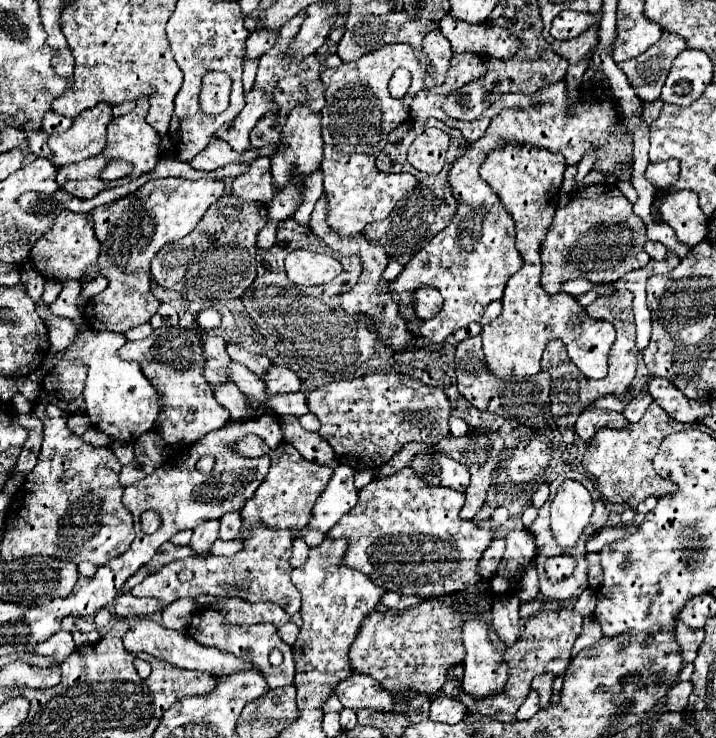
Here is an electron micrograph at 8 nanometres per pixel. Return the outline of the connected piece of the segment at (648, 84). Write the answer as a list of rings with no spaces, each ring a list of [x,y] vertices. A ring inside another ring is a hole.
[[[665,30],[663,36],[659,38],[659,42],[653,44],[647,52],[643,52],[641,56],[637,56],[633,60],[619,62],[617,66],[625,72],[629,84],[635,88],[637,96],[643,102],[653,102],[661,94],[669,66],[673,64],[675,56],[685,48],[687,46],[681,36]]]

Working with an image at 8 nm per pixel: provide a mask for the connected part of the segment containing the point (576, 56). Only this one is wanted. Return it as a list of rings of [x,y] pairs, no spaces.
[[[545,24],[545,38],[549,40],[549,44],[553,44],[553,50],[559,56],[563,56],[569,64],[577,64],[577,62],[585,60],[591,54],[593,46],[597,44],[597,28],[591,28],[591,32],[583,32],[575,40],[555,40],[549,34],[549,26],[551,24]]]

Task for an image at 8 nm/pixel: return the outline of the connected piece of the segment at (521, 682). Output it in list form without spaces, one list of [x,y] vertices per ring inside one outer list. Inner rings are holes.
[[[567,608],[555,610],[555,612],[541,610],[531,620],[527,620],[523,636],[511,648],[507,648],[509,680],[507,680],[507,686],[501,694],[483,698],[483,700],[479,700],[479,704],[475,704],[475,700],[471,700],[471,696],[461,690],[461,684],[457,686],[453,682],[447,682],[441,688],[441,692],[449,698],[461,698],[467,704],[469,712],[479,712],[479,714],[491,716],[499,722],[515,722],[515,712],[523,704],[527,694],[531,692],[531,682],[535,676],[551,672],[557,678],[557,676],[565,674],[569,660],[571,660],[571,648],[581,632],[581,626],[583,626],[583,618],[575,610],[567,610]]]

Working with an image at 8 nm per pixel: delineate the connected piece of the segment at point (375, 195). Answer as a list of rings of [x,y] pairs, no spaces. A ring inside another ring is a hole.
[[[435,28],[433,32],[427,34],[425,38],[425,46],[423,46],[423,52],[429,56],[431,64],[433,64],[433,70],[435,74],[429,76],[429,72],[419,66],[417,62],[417,56],[415,56],[415,50],[405,46],[405,44],[391,44],[391,46],[383,46],[379,48],[377,52],[369,52],[365,56],[361,56],[359,60],[355,62],[343,62],[337,70],[323,70],[321,72],[321,80],[325,84],[325,108],[321,110],[321,116],[323,116],[323,122],[321,122],[321,130],[323,130],[323,162],[321,162],[321,170],[323,170],[323,190],[325,190],[325,198],[327,198],[327,224],[329,228],[333,228],[335,232],[339,232],[339,236],[345,236],[345,238],[351,238],[355,234],[361,234],[363,228],[371,222],[377,222],[377,220],[385,220],[391,210],[395,208],[395,204],[407,194],[411,192],[415,186],[417,186],[417,178],[413,174],[385,174],[381,170],[377,170],[375,166],[375,158],[379,156],[381,148],[387,144],[387,138],[389,134],[399,128],[407,118],[409,118],[409,104],[413,100],[413,96],[421,90],[427,90],[427,88],[435,88],[439,84],[443,84],[445,80],[445,74],[449,70],[449,64],[451,64],[451,46],[447,42],[447,38],[441,34],[439,28]],[[397,68],[411,68],[411,76],[413,76],[413,82],[411,82],[411,90],[407,94],[407,98],[403,100],[393,100],[389,96],[389,90],[387,90],[387,82],[391,78],[391,74],[397,70]]]

